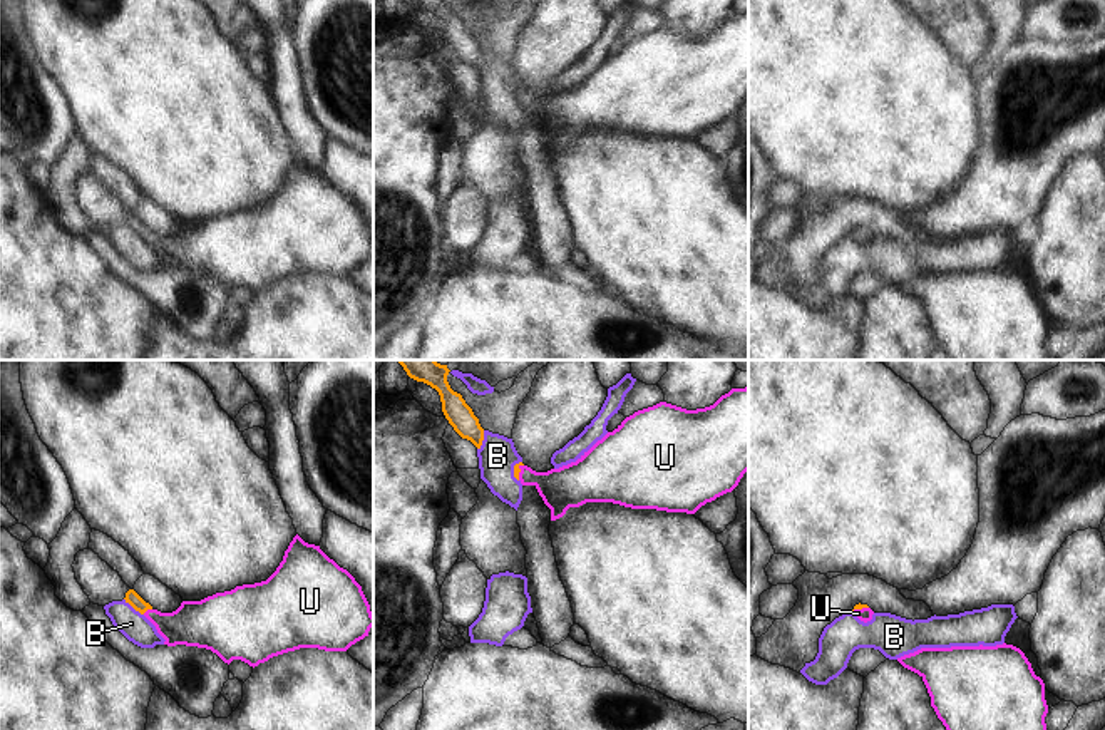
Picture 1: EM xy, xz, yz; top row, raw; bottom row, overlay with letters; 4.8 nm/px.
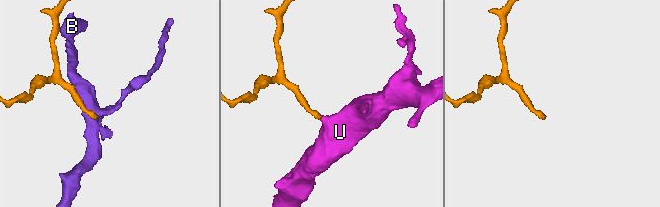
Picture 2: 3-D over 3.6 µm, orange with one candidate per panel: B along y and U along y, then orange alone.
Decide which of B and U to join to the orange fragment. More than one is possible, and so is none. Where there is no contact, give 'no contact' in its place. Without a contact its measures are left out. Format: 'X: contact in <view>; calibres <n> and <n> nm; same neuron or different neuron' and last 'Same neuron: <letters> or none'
B: contact in xy; calibres 70 and 140 nm; different neuron
U: contact in xy; calibres 70 and 220 nm; same neuron
Same neuron: U

